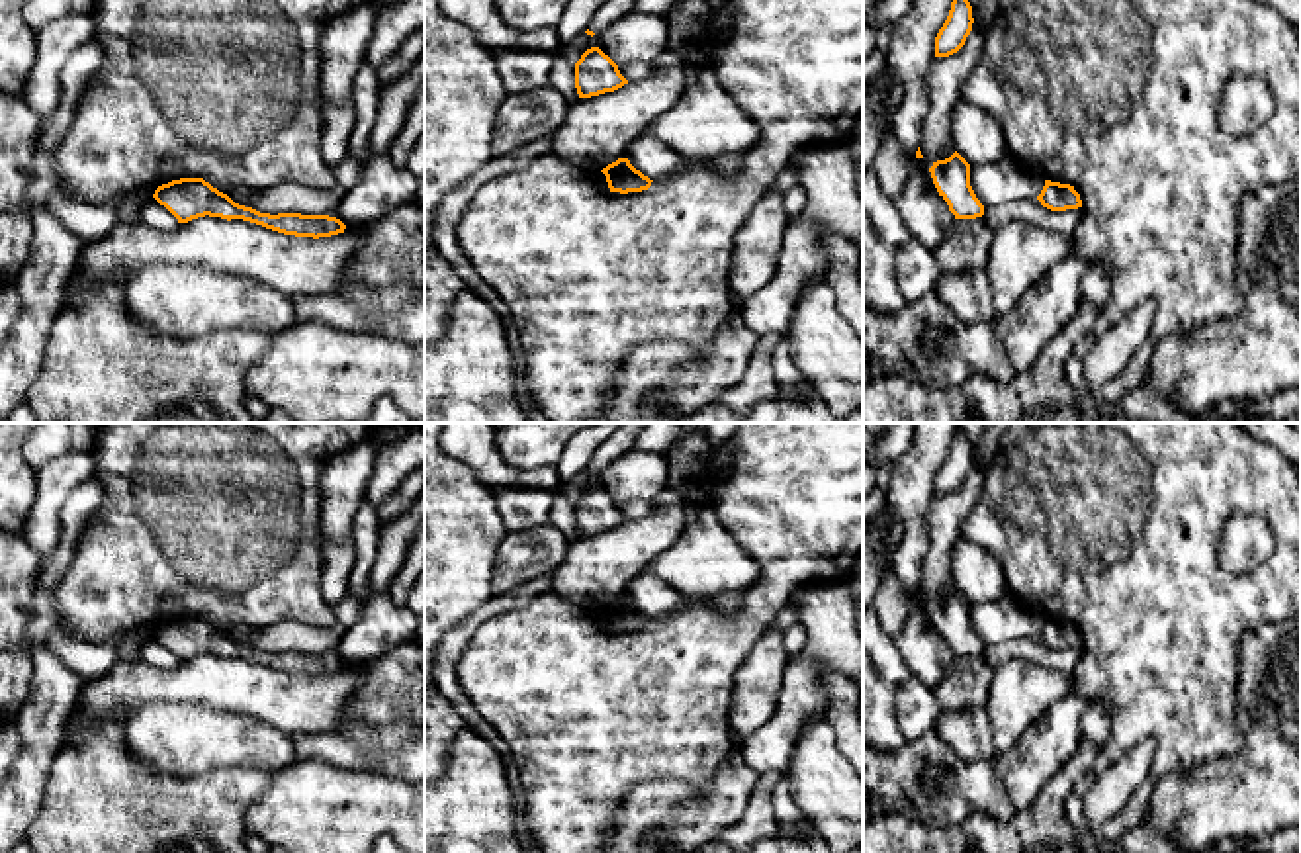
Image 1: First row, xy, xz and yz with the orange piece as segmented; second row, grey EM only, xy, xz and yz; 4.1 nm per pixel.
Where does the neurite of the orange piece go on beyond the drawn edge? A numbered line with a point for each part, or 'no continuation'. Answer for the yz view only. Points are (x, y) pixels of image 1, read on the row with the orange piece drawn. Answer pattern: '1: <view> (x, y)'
1: yz (893, 167)

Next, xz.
1: xz (611, 10)

